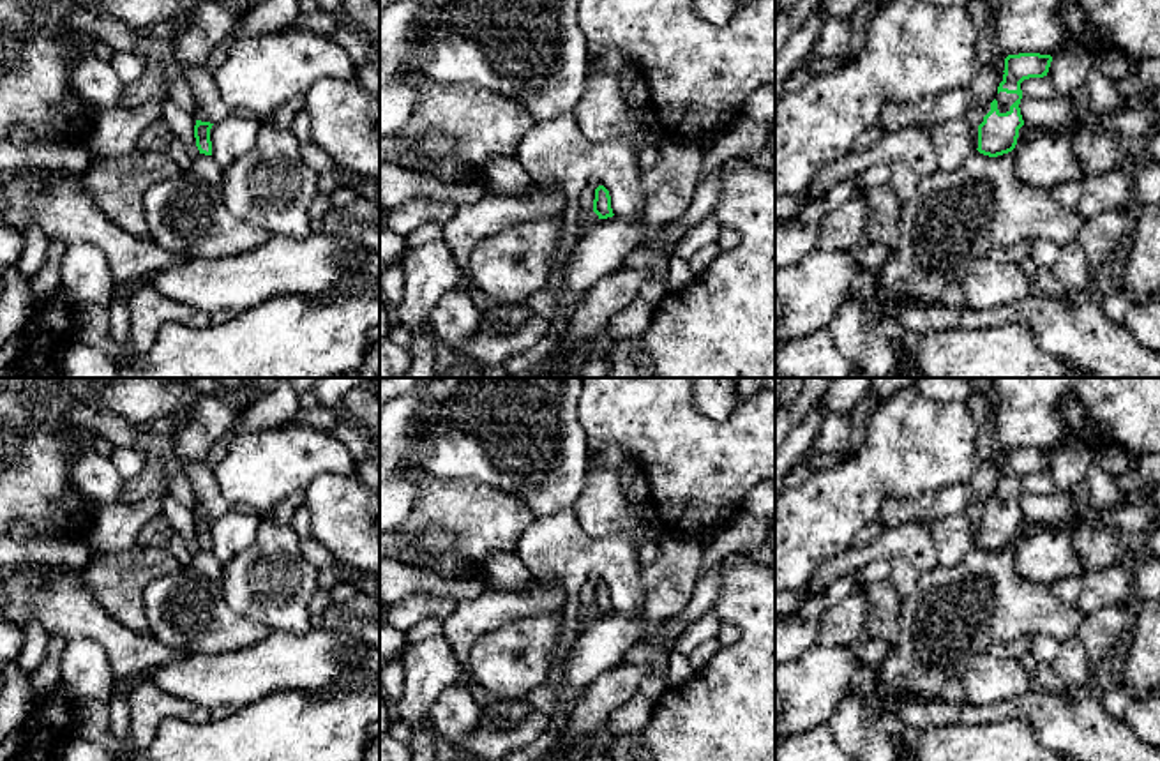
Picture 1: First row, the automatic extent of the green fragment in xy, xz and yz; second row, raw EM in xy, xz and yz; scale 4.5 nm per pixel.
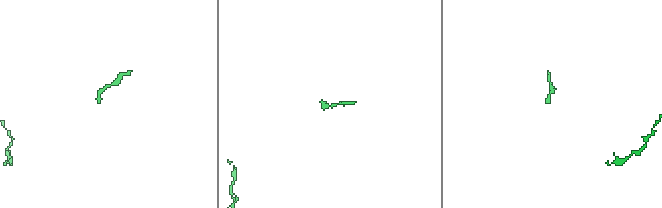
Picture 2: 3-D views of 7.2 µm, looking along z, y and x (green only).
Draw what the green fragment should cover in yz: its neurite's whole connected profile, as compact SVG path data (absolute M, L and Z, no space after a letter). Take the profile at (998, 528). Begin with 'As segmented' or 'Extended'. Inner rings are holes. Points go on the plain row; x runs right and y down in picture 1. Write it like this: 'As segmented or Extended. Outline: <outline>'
Extended. Outline: M1019 448L1005 454L1003 477L991 498L991 507L978 521L978 547L989 553L1008 549L1015 544L1019 524L1024 521L1021 510L1021 478L1029 473L1043 473L1052 452L1040 448Z

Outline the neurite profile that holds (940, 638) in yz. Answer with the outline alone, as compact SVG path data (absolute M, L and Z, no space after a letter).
M973 547L957 565L936 567L922 574L915 591L904 599L899 614L899 637L876 666L874 692L862 701L870 722L893 713L895 699L932 701L943 697L948 680L960 678L971 662L994 644L1021 636L1051 636L1058 643L1075 637L1086 614L1059 600L1049 584L1022 579L1015 570L1012 547L989 553Z

